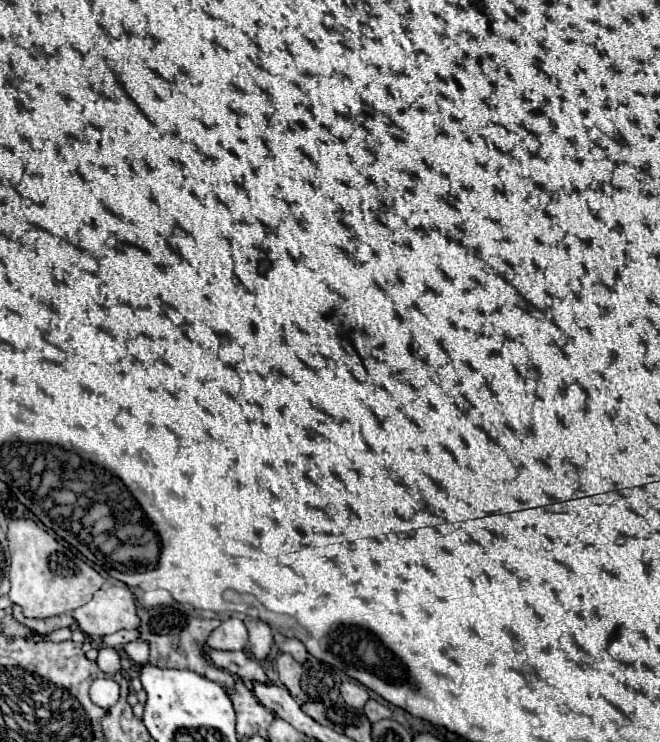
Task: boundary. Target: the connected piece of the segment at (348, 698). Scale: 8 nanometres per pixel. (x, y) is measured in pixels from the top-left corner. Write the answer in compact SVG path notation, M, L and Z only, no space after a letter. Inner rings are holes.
M355 680L341 684L341 696L347 702L347 706L357 708L357 710L361 710L365 706L365 702L369 700L369 694L367 694L365 686L355 682Z

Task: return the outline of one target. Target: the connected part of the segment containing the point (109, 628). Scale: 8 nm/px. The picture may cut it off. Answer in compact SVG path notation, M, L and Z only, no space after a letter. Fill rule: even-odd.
M125 584L97 590L93 598L73 610L79 628L91 638L103 638L117 630L131 630L139 626L135 598Z

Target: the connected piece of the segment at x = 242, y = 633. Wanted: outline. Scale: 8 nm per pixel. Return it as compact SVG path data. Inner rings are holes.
M231 616L209 634L207 644L213 650L243 650L247 646L247 628L239 618Z

